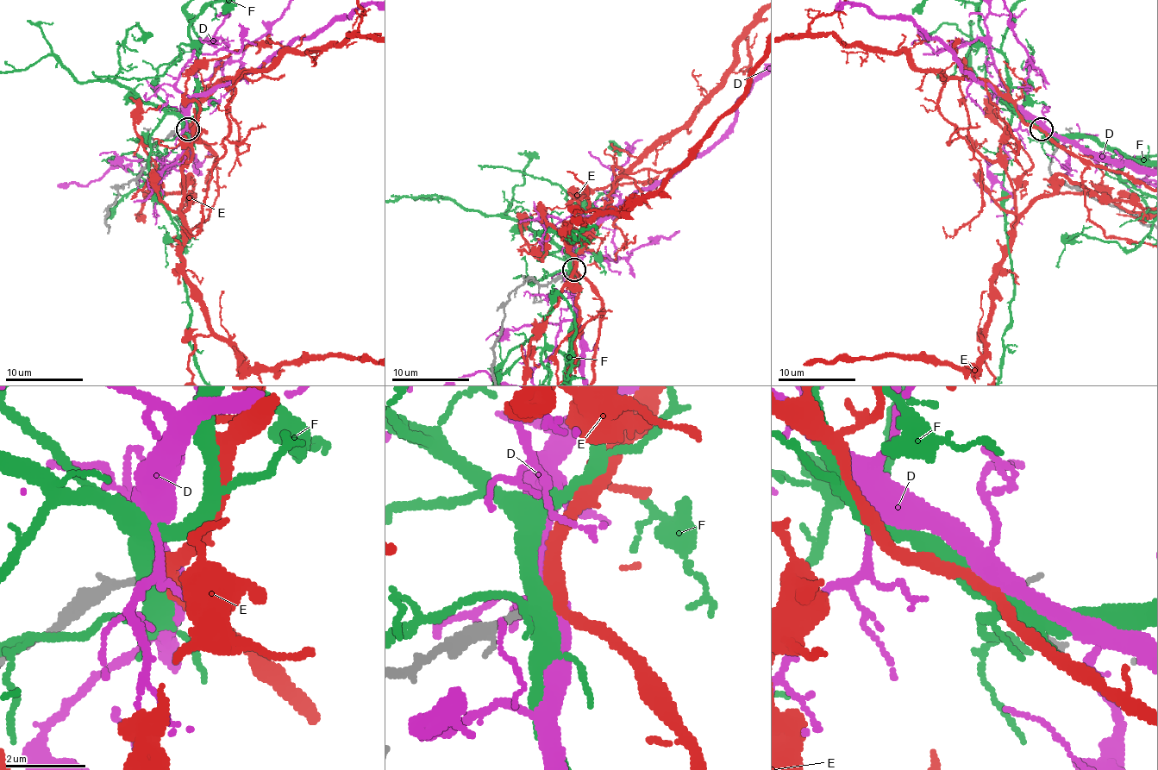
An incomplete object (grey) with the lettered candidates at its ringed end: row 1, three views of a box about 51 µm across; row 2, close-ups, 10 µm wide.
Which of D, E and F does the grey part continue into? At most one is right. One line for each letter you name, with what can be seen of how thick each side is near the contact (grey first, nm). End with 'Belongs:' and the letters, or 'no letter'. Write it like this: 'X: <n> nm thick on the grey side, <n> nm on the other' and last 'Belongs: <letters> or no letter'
E: 240 nm thick on the grey side, 320 nm on the other
Belongs: E

